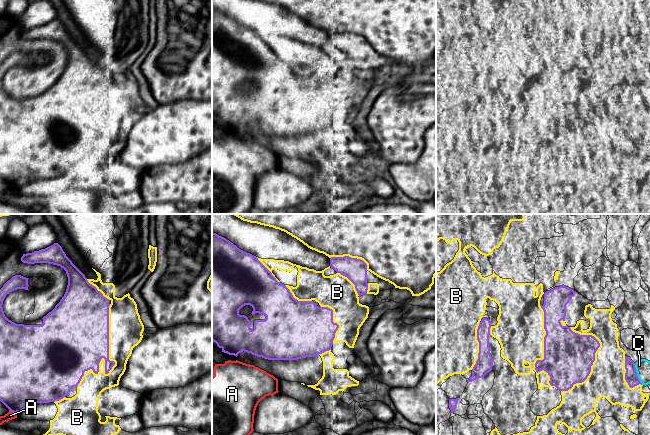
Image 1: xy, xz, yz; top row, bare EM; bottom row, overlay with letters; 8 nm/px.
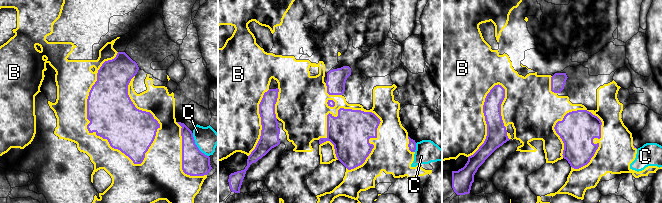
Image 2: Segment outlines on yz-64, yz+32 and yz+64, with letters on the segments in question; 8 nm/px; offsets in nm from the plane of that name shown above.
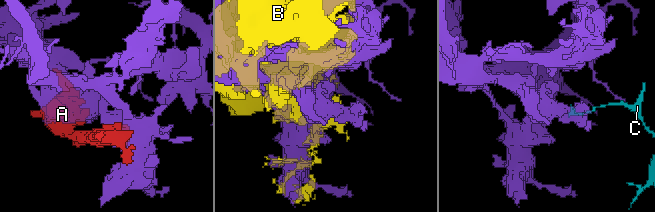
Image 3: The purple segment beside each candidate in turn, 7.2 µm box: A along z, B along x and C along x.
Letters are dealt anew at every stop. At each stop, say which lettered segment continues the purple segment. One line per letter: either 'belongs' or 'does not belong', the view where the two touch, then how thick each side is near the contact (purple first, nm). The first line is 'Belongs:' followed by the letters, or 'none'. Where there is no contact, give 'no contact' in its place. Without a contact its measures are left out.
Belongs: none
A: does not belong; meets purple in xy; 380 nm thick on the purple side, 70 nm on the other
B: does not belong; meets purple in xy; 300 nm thick on the purple side, 240 nm on the other
C: does not belong; meets purple in yz; 100 nm thick on the purple side, 120 nm on the other

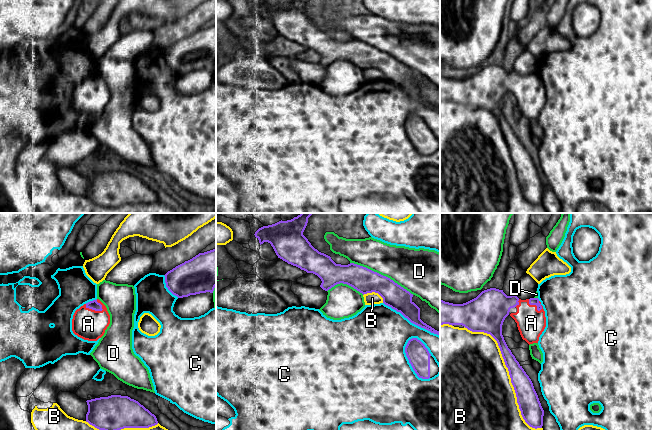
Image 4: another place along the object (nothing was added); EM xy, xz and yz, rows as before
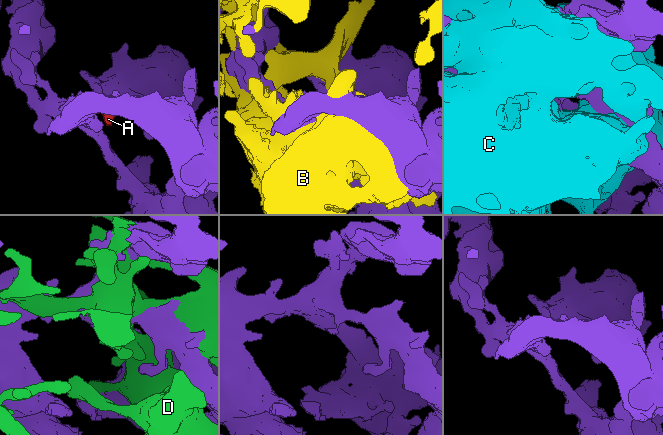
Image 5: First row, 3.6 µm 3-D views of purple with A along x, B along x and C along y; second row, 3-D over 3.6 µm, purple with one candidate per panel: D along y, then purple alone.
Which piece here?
Belongs: A
A: belongs; meets purple in xy; 80 nm thick on the purple side, 240 nm on the other
B: does not belong; meets purple in yz; 170 nm thick on the purple side, 500 nm on the other
C: does not belong; meets purple in xz; 180 nm thick on the purple side, 500 nm on the other
D: does not belong; meets purple in xz; 200 nm thick on the purple side, 320 nm on the other

